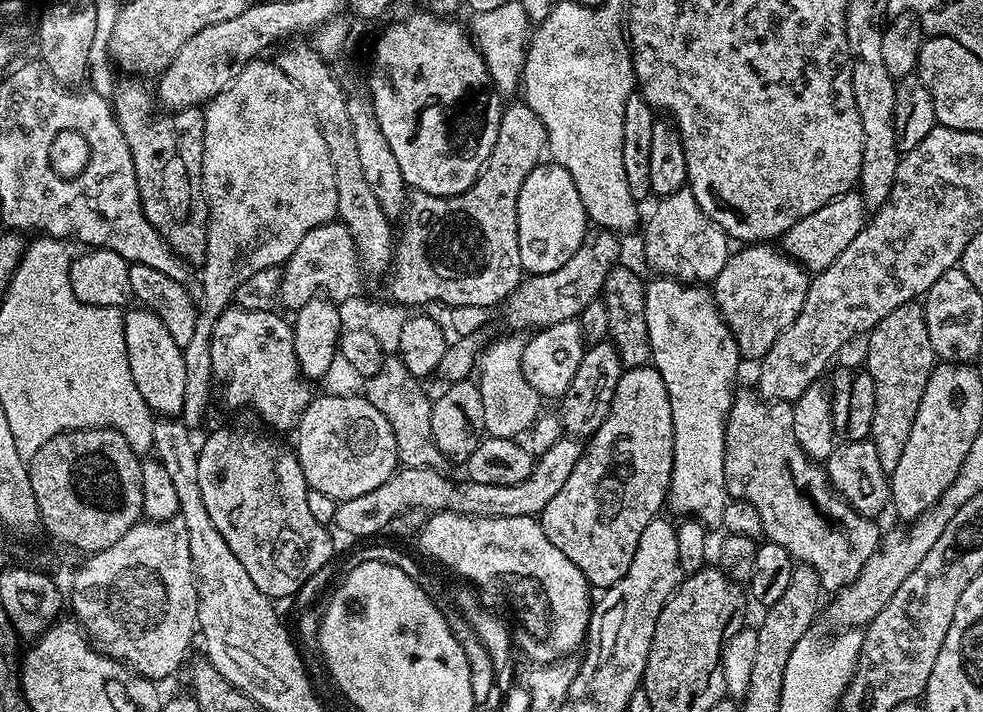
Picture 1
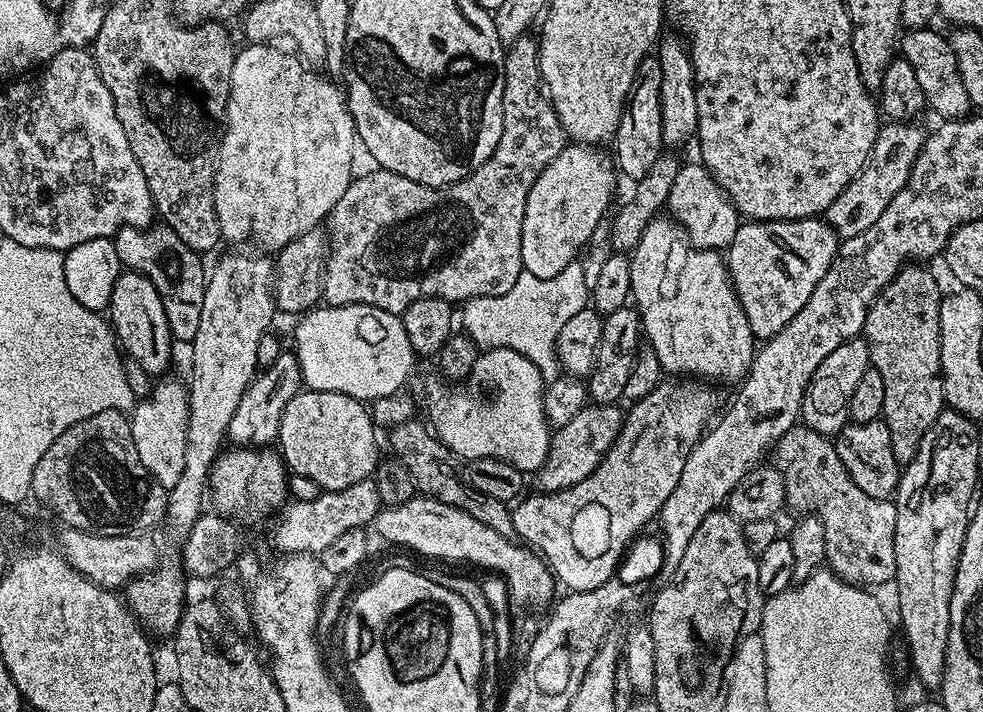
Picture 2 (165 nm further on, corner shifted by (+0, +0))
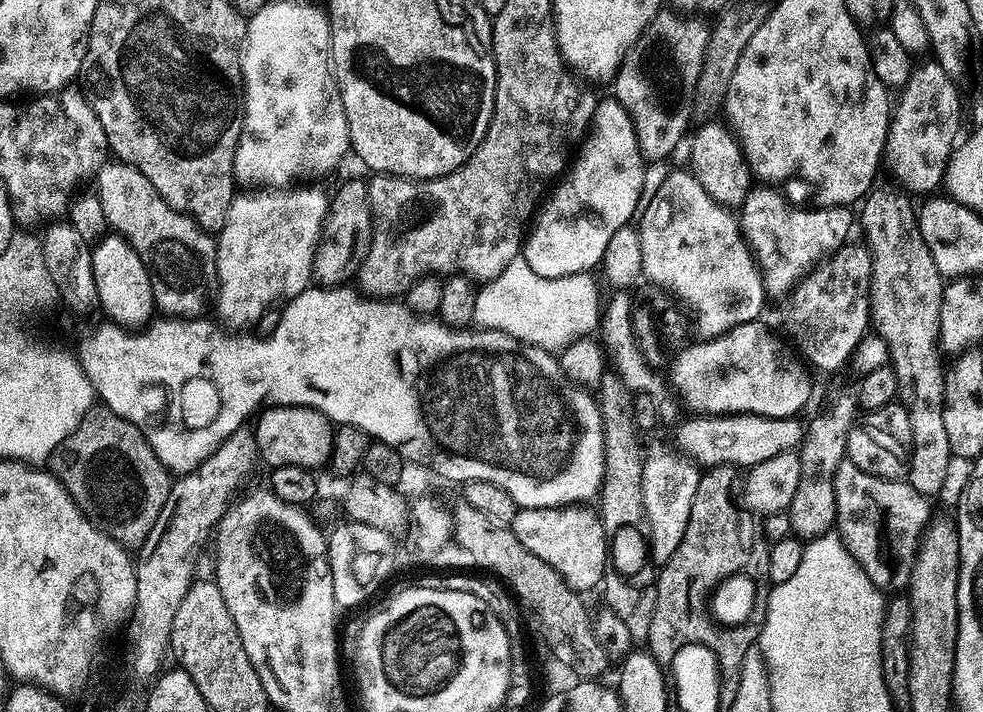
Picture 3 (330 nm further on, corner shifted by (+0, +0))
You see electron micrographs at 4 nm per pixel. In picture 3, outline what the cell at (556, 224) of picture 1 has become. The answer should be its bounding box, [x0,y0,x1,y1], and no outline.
[522,99,646,278]

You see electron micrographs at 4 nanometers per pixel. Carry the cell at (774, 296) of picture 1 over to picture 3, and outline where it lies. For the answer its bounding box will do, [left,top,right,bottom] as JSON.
[738,186,854,297]

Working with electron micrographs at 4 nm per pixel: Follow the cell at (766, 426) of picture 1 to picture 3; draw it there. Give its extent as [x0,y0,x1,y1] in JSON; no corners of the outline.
[832,458,930,594]

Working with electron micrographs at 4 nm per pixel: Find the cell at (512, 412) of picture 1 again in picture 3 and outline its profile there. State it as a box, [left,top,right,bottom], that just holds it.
[472,258,602,354]

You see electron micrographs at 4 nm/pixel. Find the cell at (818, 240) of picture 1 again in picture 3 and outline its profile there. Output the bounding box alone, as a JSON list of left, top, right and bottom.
[882,63,961,194]

